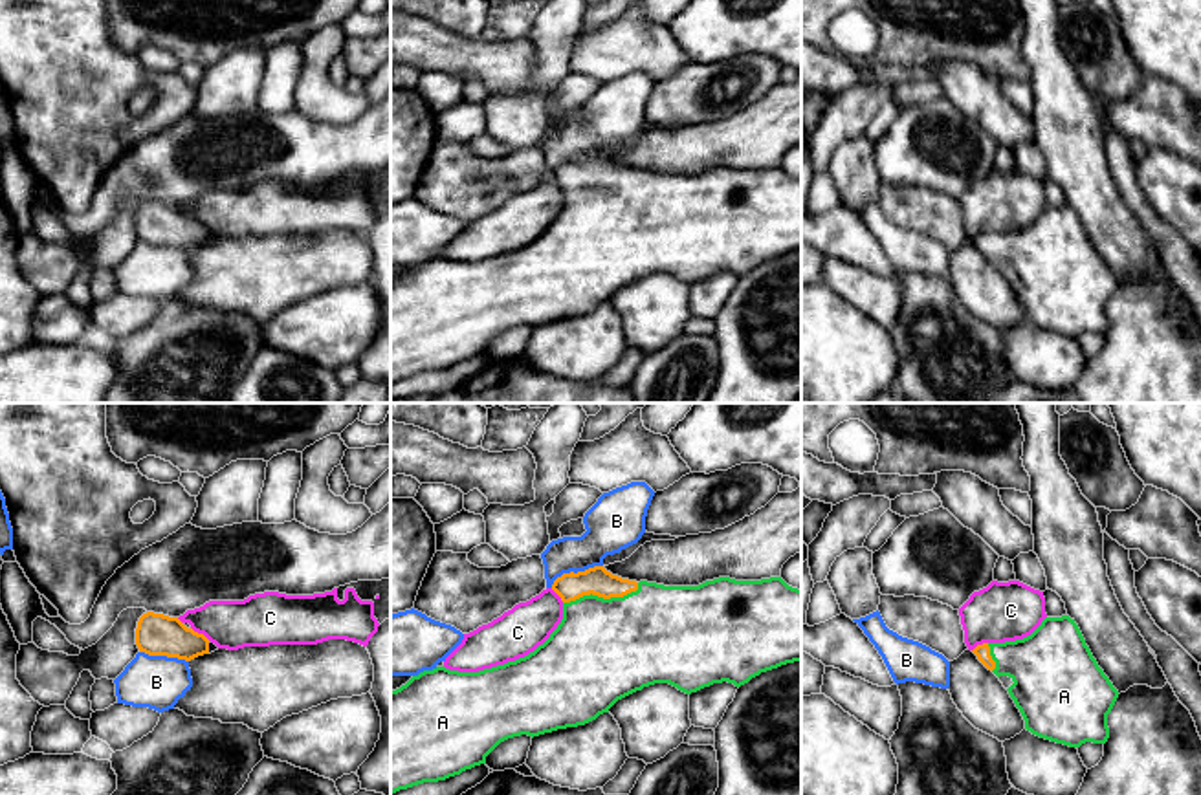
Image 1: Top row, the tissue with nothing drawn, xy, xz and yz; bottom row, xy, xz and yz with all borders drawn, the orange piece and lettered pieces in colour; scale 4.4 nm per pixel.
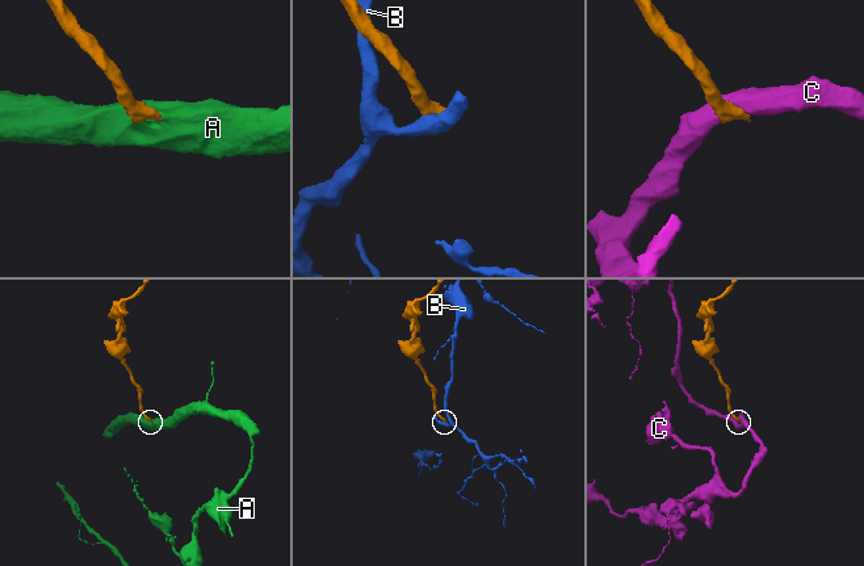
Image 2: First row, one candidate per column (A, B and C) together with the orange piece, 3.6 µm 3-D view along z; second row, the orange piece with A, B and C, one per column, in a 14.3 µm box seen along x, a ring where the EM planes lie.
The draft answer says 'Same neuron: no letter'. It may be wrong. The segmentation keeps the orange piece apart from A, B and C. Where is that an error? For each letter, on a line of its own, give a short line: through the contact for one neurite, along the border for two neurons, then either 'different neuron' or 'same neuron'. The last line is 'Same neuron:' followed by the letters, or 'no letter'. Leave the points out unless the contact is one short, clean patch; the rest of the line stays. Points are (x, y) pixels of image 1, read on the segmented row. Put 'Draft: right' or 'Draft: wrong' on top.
Draft: wrong
A: xz (598, 581), (602, 596), (602, 651) | same neuron
B: xz (602, 565), (563, 572), (550, 587) | different neuron
C: xy (191, 627), (209, 640) | different neuron
Same neuron: A

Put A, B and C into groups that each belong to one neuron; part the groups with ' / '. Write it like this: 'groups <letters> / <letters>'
groups A / B / C

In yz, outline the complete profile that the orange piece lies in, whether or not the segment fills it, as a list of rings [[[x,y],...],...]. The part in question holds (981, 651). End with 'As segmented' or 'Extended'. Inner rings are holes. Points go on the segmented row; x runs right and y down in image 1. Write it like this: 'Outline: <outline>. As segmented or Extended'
Outline: [[[1069,615],[1045,617],[1023,639],[983,643],[972,652],[997,678],[1008,676],[1014,681],[1007,691],[1025,720],[1025,729],[1032,735],[1069,747],[1107,742],[1107,714],[1118,691],[1098,667],[1078,625]]]. Extended

